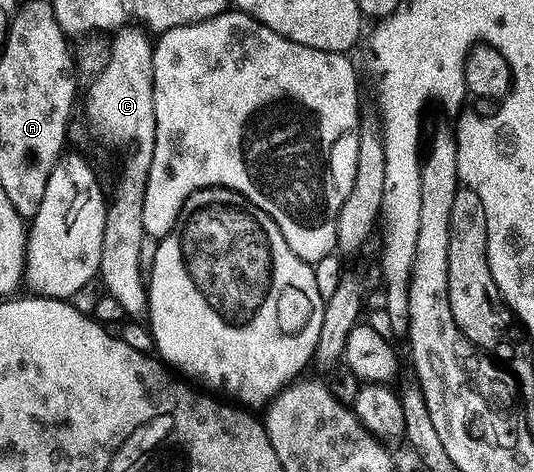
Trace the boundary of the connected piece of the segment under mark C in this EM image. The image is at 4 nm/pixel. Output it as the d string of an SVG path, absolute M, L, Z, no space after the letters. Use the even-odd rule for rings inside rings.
M141 26L118 28L110 40L108 63L89 84L90 92L86 95L86 119L95 137L104 146L122 154L122 168L118 171L114 192L108 195L97 278L106 286L103 287L105 294L116 297L116 305L120 305L122 315L130 321L142 321L148 315L144 259L142 263L142 239L145 240L147 234L142 205L156 137L153 60L154 43Z

